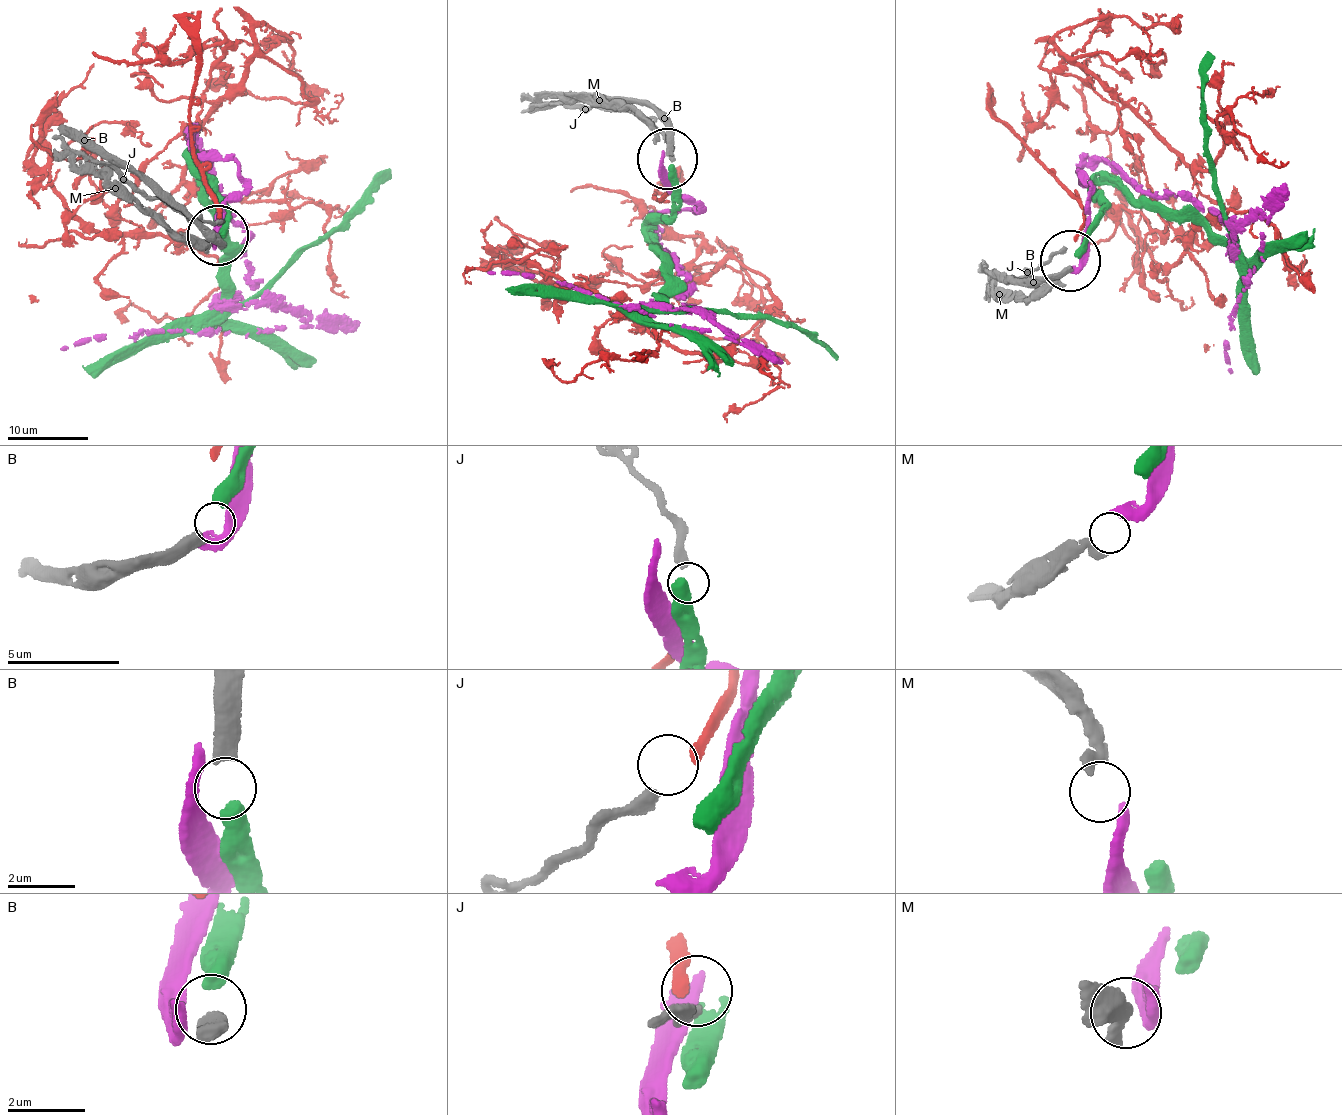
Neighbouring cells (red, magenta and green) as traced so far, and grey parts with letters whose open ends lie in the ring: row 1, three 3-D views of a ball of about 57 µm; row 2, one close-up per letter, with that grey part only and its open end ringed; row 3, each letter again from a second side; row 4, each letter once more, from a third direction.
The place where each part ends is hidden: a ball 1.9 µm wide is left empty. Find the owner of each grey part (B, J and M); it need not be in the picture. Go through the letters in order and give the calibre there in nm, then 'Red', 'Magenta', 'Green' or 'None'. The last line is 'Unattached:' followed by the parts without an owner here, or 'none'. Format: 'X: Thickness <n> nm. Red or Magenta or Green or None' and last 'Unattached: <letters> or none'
B: Thickness 500 nm. Green
J: Thickness 320 nm. Red
M: Thickness 340 nm. Magenta
Unattached: none

